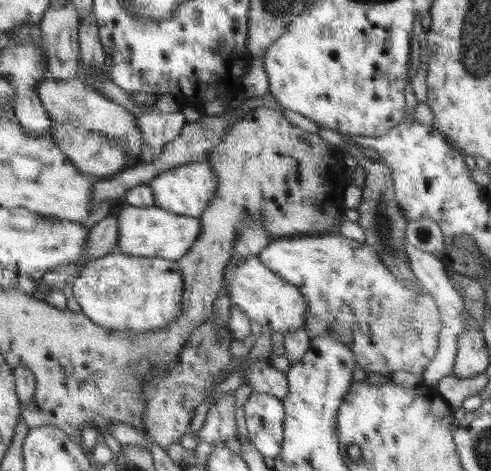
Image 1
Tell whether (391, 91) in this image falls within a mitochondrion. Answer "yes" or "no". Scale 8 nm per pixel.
no

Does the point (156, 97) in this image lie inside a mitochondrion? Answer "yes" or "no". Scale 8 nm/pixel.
no

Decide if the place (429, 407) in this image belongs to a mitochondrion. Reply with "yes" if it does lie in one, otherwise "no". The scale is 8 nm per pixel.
no

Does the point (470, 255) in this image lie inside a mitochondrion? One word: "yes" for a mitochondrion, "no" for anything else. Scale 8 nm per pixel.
yes

